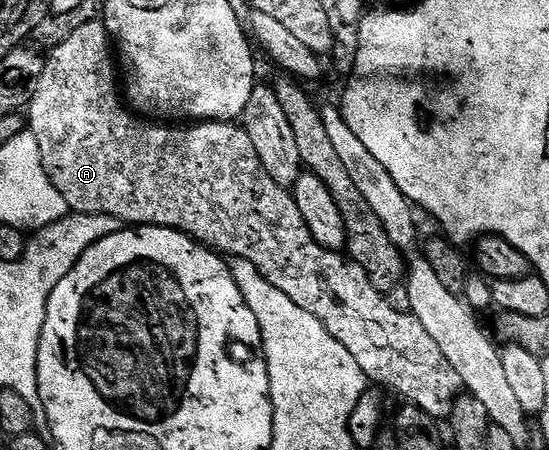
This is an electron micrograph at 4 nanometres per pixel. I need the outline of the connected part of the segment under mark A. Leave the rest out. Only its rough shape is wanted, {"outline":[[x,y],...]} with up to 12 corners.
{"outline":[[104,22],[48,52],[27,130],[70,212],[251,261],[448,420],[459,373],[311,237],[244,126],[166,125]]}

